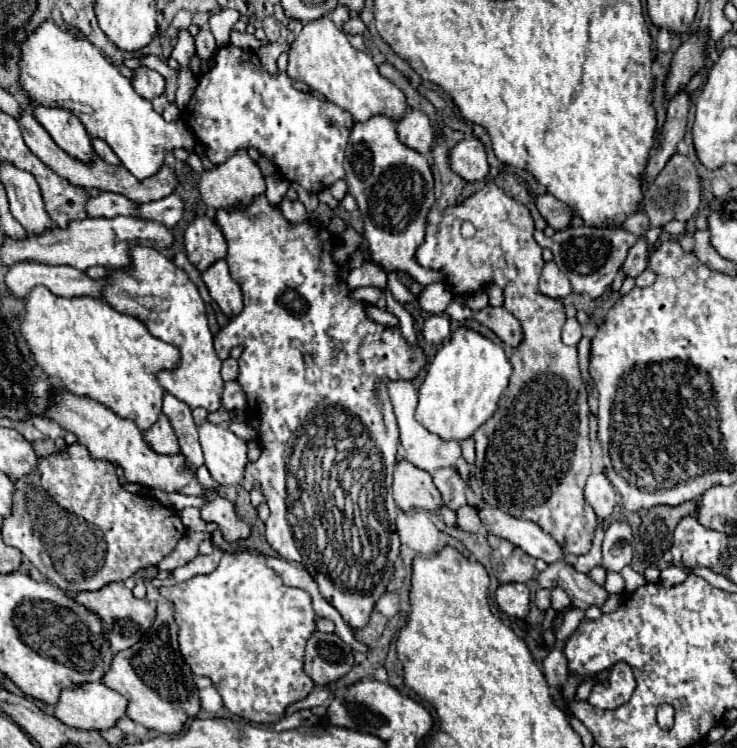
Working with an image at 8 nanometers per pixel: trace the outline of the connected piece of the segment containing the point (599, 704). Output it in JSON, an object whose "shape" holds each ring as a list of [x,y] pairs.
{"shape":[[[623,661],[617,663],[617,667],[611,671],[609,677],[609,685],[597,685],[593,687],[591,695],[589,695],[589,703],[597,709],[617,709],[619,705],[623,705],[625,701],[629,701],[629,697],[635,691],[635,677],[633,671],[629,669],[629,665],[625,665]]]}

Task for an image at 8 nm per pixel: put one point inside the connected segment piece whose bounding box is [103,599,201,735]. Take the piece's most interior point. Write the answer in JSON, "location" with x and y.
{"location":[153,676]}

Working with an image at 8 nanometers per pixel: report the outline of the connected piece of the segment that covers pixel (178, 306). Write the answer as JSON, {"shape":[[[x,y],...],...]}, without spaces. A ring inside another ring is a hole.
{"shape":[[[135,247],[131,251],[133,267],[117,271],[109,275],[109,285],[103,291],[103,299],[117,309],[119,313],[127,313],[139,317],[153,337],[177,347],[181,351],[181,363],[175,371],[161,371],[157,375],[161,387],[167,393],[173,393],[177,399],[185,401],[191,409],[203,407],[209,413],[221,411],[221,393],[225,381],[221,379],[223,361],[217,357],[213,349],[213,333],[207,323],[205,303],[189,279],[189,275],[175,267],[169,259],[165,259],[159,251],[149,247]],[[157,305],[165,305],[165,309],[157,311]]]}

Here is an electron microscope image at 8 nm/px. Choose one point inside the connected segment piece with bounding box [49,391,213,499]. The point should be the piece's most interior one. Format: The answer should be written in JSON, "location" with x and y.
{"location":[119,441]}

